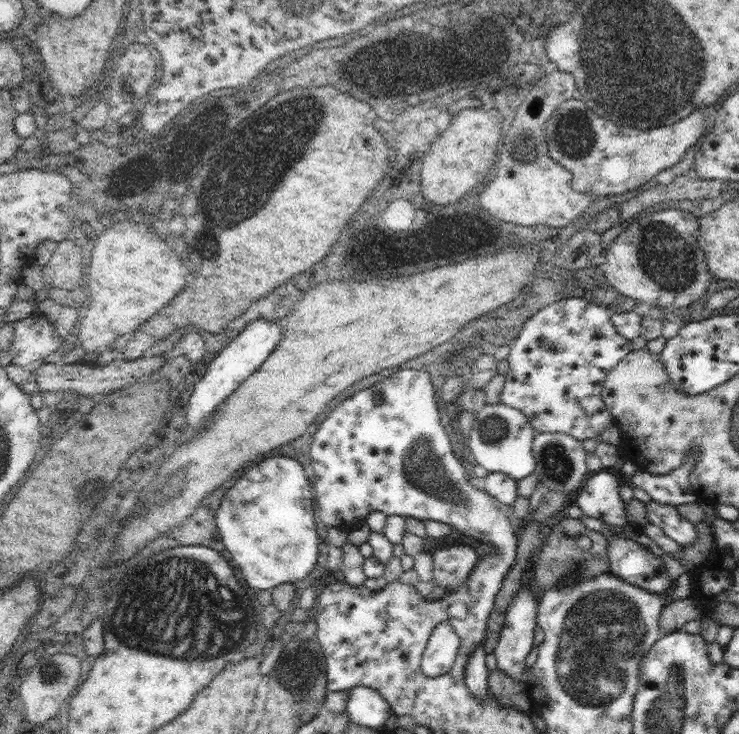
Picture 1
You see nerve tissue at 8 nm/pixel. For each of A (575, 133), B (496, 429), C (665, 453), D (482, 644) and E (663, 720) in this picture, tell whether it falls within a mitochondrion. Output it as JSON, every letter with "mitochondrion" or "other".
{"A":"mitochondrion","B":"mitochondrion","C":"other","D":"other","E":"mitochondrion"}

